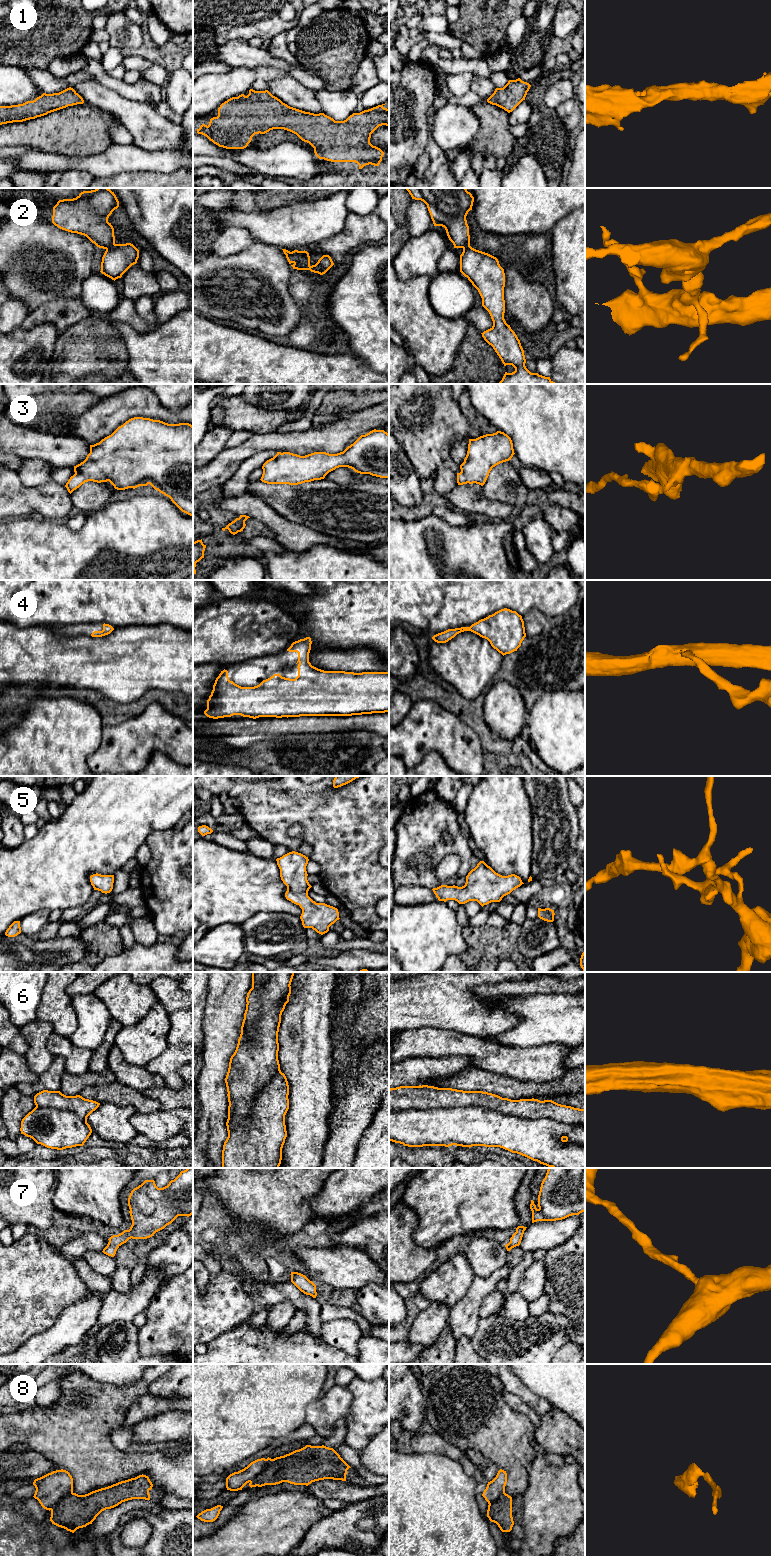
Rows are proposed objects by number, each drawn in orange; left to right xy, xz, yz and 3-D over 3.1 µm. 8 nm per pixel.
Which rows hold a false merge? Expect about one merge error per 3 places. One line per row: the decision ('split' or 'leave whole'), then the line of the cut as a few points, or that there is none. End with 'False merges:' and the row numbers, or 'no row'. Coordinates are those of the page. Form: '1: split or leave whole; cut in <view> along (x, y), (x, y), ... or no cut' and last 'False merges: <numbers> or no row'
1: leave whole; no cut
2: split; cut in xy along (115, 244), (106, 249)
3: leave whole; no cut
4: leave whole; no cut
5: leave whole; no cut
6: split; cut in yz along (389, 1110), (482, 1106), (528, 1119), (550, 1118), (584, 1125)
7: leave whole; no cut
8: split; cut in xz along (267, 1459), (265, 1468), (250, 1482)
False merges: 2, 6, 8

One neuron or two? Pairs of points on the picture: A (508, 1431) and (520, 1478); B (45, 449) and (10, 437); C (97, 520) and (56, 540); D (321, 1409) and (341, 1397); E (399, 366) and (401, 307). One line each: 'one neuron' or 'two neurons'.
A: one neuron
B: one neuron
C: one neuron
D: one neuron
E: two neurons

